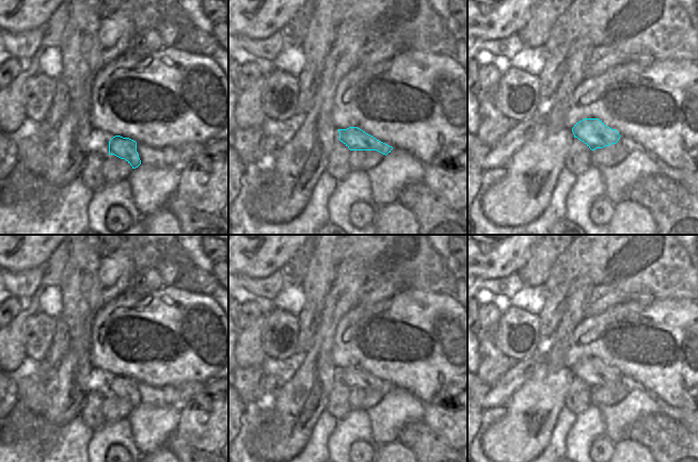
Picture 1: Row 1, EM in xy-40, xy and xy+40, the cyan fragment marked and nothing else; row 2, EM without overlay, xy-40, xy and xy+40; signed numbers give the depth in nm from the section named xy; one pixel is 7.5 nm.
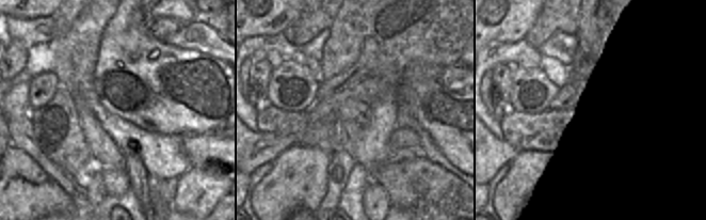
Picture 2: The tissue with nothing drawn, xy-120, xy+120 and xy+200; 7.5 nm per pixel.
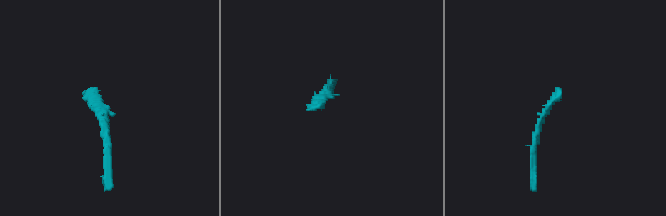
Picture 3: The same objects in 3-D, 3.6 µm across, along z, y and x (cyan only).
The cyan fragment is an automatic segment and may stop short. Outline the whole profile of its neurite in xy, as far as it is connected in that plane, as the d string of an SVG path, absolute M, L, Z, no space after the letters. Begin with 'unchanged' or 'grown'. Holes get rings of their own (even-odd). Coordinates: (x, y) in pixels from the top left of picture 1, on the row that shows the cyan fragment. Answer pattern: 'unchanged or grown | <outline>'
unchanged | M358 127L338 129L338 132L339 141L350 150L377 150L386 156L393 149L392 146L377 140Z

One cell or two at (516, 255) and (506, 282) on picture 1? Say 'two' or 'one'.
two

